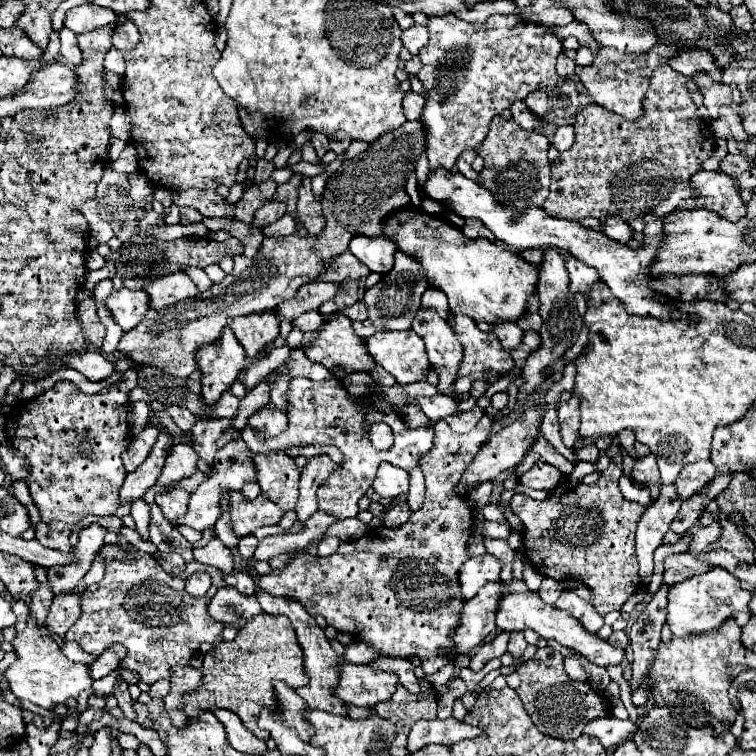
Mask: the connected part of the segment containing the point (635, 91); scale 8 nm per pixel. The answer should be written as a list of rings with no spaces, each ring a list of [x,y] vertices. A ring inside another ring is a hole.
[[[602,50],[596,56],[596,60],[594,60],[592,66],[576,68],[576,72],[580,76],[580,82],[588,88],[588,92],[594,96],[594,100],[600,106],[604,106],[604,108],[608,108],[608,110],[624,116],[626,120],[636,120],[636,118],[640,118],[644,114],[642,100],[644,100],[644,94],[646,94],[646,90],[650,86],[650,76],[636,76],[632,72],[622,70],[618,64],[614,64],[612,60],[608,60],[608,56],[604,60],[602,58]]]

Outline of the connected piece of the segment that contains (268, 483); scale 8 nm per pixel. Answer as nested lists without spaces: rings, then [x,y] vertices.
[[[272,450],[266,454],[252,456],[258,468],[258,484],[262,488],[262,494],[268,500],[274,500],[278,508],[294,510],[298,500],[298,478],[300,470],[286,452]]]

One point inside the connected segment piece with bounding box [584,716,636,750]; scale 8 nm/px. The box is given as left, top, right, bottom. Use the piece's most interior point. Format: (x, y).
(610, 731)

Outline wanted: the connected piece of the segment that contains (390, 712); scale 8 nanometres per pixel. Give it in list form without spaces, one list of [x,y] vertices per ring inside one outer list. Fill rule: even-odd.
[[[418,680],[422,692],[412,694],[400,684],[390,700],[376,704],[376,714],[382,720],[390,720],[398,728],[398,736],[406,736],[418,720],[434,720],[438,710],[438,698],[432,692],[428,680]]]

